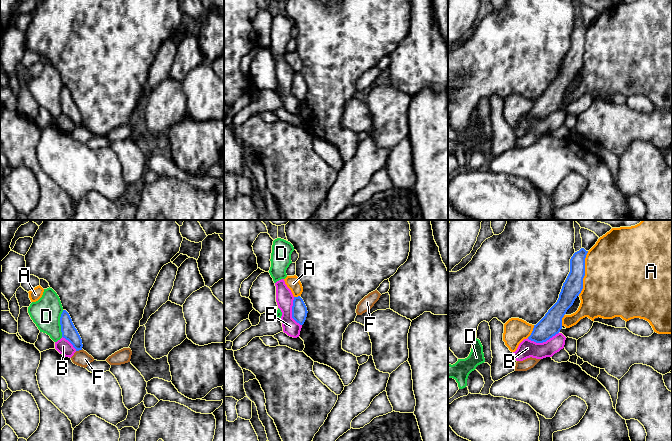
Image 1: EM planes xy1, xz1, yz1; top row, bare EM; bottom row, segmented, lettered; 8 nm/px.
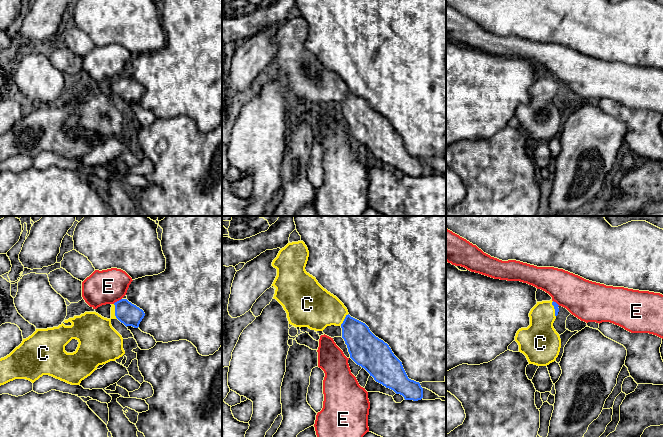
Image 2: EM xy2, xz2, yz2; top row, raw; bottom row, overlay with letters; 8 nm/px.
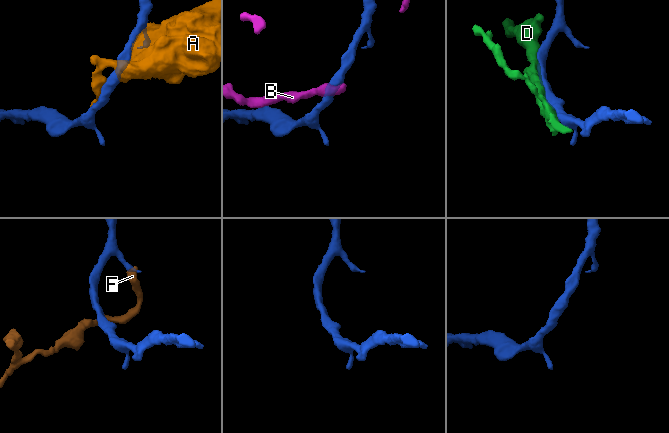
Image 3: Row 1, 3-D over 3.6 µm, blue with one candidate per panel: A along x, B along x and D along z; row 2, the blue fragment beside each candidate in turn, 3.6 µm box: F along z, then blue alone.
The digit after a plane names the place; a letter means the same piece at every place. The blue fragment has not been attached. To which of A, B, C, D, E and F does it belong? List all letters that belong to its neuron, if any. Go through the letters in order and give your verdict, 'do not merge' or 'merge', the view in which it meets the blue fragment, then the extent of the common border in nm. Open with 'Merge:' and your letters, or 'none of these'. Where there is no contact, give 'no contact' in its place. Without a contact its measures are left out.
Merge: C
A: do not merge | yz1 | 360 nm
B: do not merge | yz1 | 260 nm
C: merge | xy2 | 120 nm
D: do not merge | xy1 | 220 nm
E: do not merge | xy2 | 80 nm
F: do not merge | xy1 | 60 nm

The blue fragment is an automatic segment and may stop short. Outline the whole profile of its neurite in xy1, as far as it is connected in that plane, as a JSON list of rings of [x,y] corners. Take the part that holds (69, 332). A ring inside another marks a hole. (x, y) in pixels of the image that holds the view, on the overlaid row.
[[[63,310],[60,317],[62,337],[68,340],[76,351],[82,350],[82,339],[75,328],[69,313]]]

